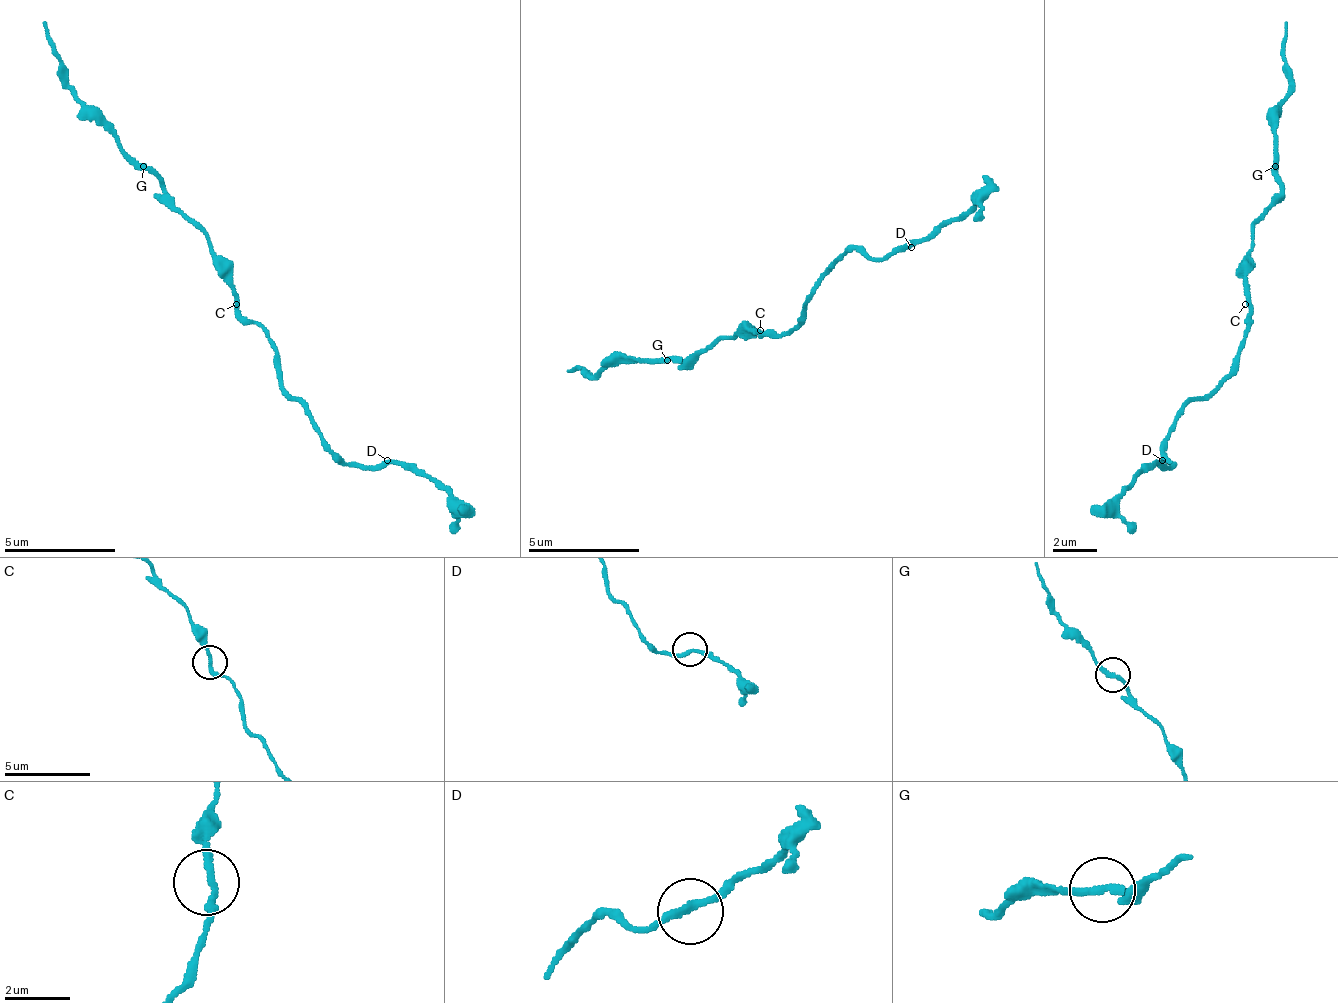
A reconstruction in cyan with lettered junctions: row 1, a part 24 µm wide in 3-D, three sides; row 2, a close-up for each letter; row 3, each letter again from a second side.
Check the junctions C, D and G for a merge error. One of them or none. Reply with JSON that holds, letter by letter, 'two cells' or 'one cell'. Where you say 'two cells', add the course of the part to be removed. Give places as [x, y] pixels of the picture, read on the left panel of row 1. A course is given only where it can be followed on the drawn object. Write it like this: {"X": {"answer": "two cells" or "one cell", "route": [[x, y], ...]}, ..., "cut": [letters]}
{"C": {"answer": "one cell"}, "D": {"answer": "one cell"}, "G": {"answer": "two cells", "route": [[142, 165], [75, 92], [41, 20]]}, "cut": ["G"]}

